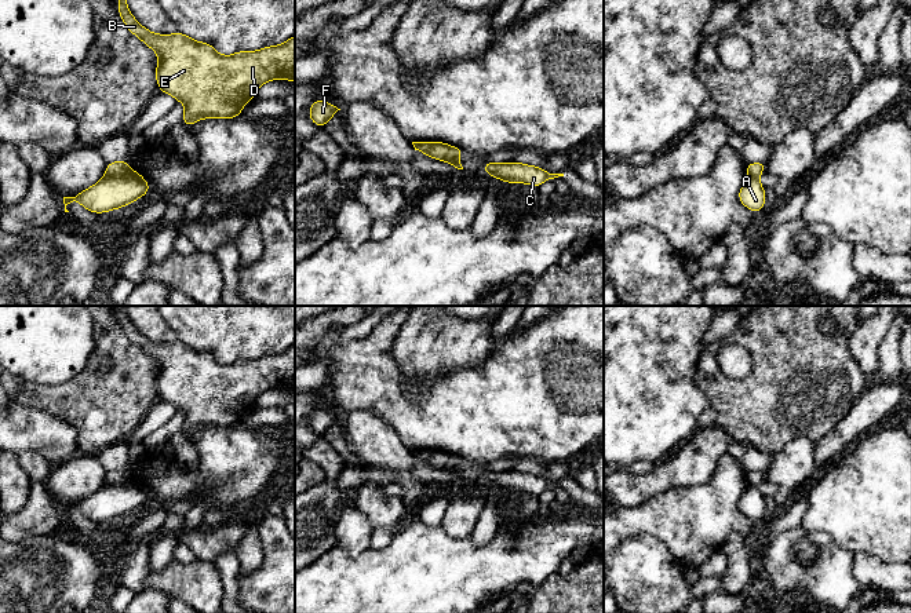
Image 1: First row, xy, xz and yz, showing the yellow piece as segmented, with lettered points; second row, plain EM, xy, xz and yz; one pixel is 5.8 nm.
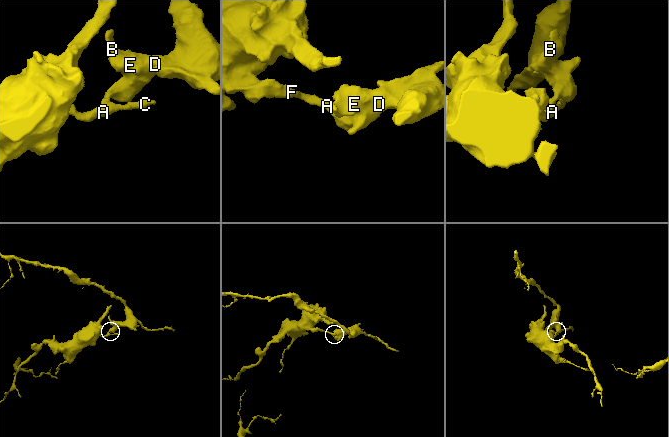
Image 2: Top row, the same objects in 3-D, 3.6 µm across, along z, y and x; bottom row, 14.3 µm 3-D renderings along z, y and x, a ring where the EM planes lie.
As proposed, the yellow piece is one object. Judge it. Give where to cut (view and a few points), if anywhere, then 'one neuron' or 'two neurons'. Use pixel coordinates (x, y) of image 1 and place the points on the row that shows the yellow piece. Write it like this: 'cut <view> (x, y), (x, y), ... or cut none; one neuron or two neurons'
cut xy (128, 171), (120, 175), (105, 177); two neurons

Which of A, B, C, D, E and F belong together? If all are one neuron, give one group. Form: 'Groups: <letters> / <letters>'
Groups: A C F / B D E

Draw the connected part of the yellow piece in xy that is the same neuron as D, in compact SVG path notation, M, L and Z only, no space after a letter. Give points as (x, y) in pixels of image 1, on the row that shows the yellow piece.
M119 0L117 11L128 30L156 51L158 91L172 95L186 106L182 123L187 127L201 118L238 117L244 105L255 98L262 84L276 79L295 81L295 34L280 45L265 47L259 51L238 51L225 56L218 54L211 44L196 41L181 32L175 34L149 32L132 17L127 0Z

